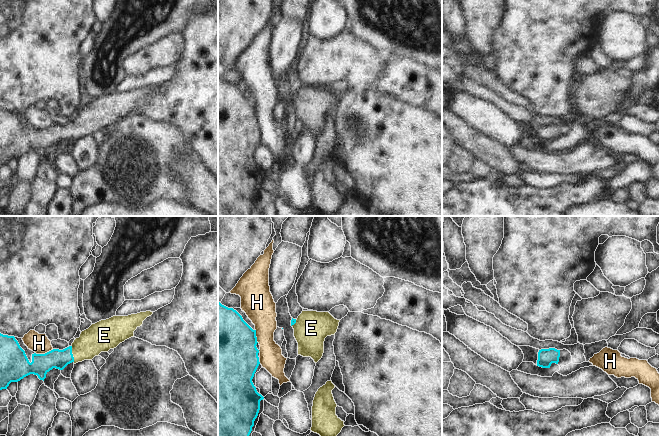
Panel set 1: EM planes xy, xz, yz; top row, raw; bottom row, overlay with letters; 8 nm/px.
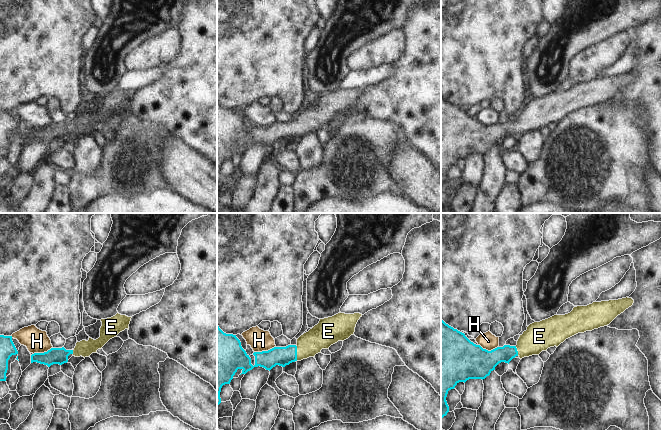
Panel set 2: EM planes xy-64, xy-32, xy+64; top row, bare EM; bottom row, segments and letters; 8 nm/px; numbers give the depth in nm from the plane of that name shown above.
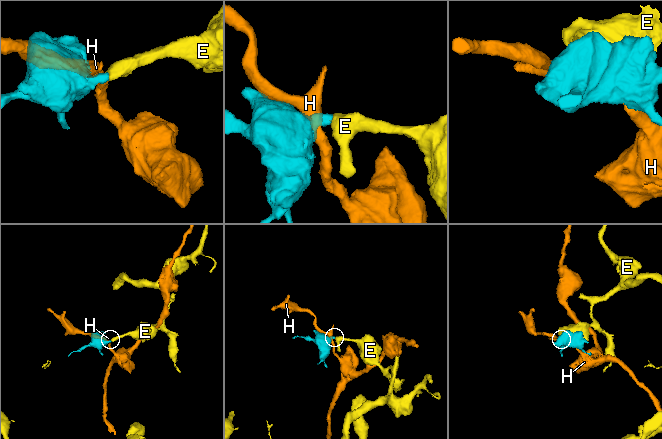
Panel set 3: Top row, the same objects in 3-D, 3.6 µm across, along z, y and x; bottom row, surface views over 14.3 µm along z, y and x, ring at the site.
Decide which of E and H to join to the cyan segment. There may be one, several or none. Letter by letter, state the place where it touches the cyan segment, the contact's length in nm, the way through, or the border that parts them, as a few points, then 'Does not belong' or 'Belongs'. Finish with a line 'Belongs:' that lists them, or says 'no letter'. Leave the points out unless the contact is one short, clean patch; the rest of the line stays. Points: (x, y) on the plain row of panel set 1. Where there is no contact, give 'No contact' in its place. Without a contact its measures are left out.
E: Touches cyan at xy (72, 130). Shared border 130 nm. Path across: xy (59, 135), (72, 130), (77, 129), (98, 114). Belongs
H: Touches cyan at xy (45, 129). Shared border 160 nm. Boundary: xy (53, 125), (44, 129), (35, 129). Does not belong
Belongs: E

